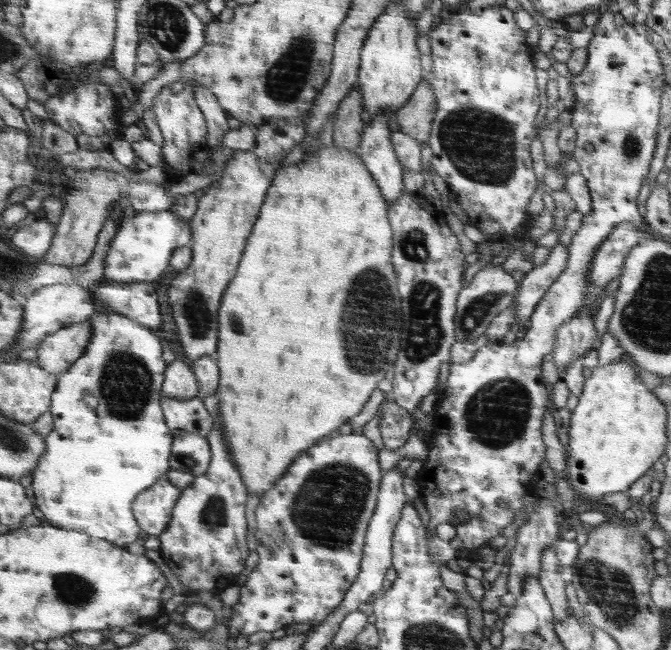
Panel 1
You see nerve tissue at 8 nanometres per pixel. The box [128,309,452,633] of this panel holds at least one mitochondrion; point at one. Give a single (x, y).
(327, 510)

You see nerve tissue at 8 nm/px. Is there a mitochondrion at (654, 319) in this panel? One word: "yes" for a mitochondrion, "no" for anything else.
yes

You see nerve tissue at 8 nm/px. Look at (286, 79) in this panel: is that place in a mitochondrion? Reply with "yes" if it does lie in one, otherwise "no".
yes

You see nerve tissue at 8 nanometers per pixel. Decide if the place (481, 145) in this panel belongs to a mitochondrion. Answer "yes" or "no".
yes

